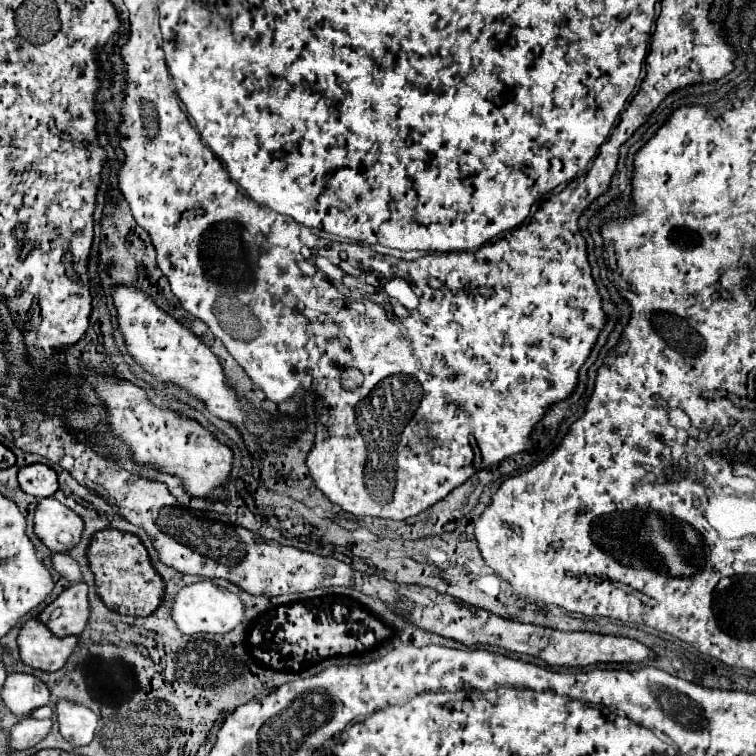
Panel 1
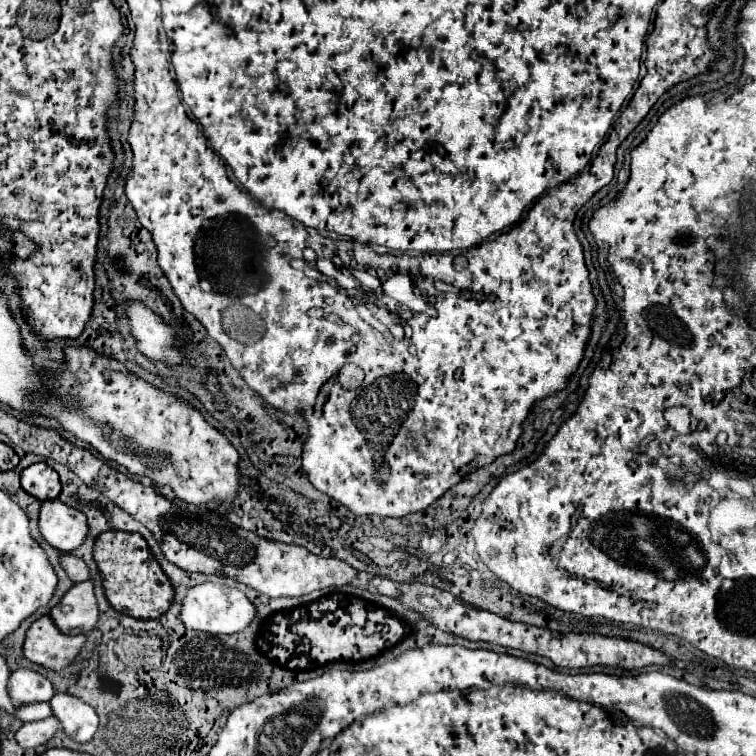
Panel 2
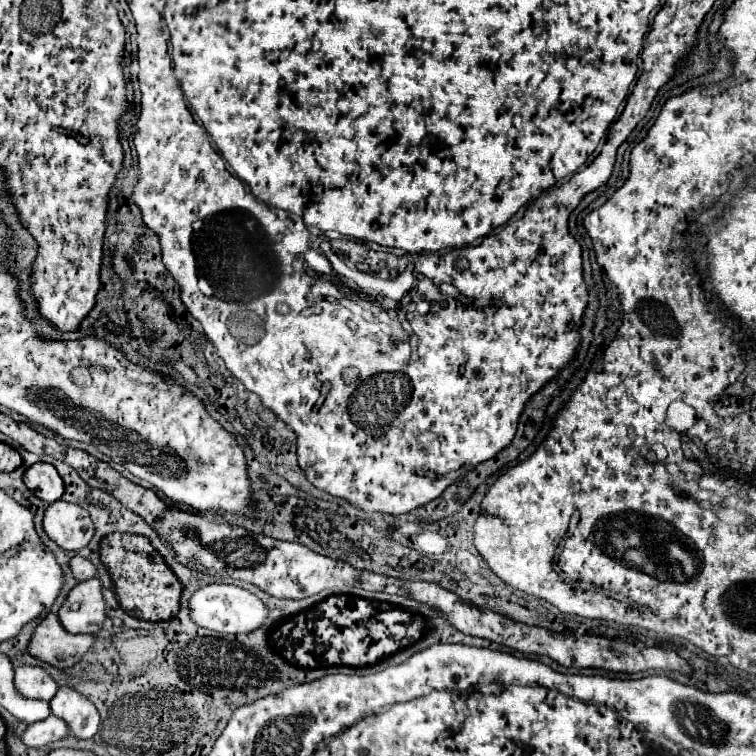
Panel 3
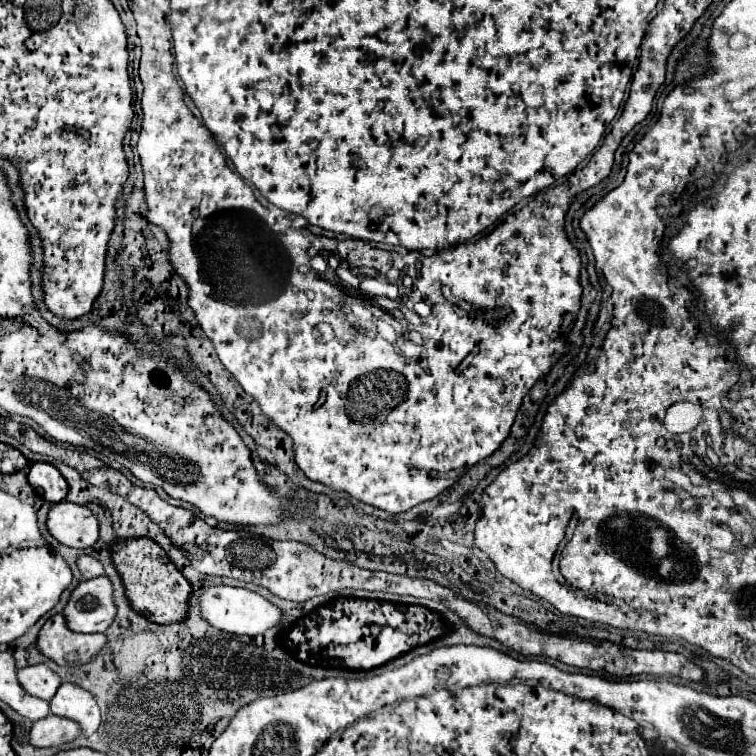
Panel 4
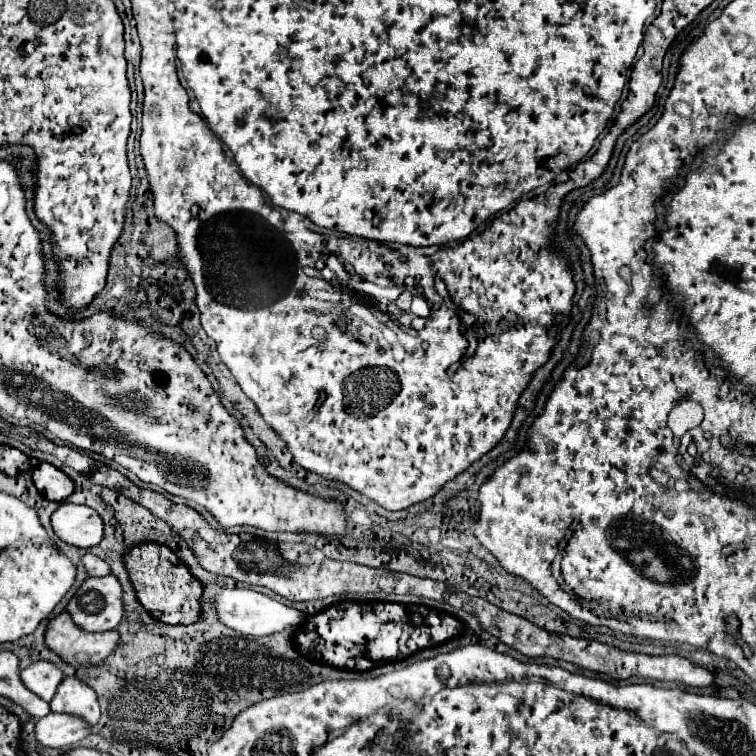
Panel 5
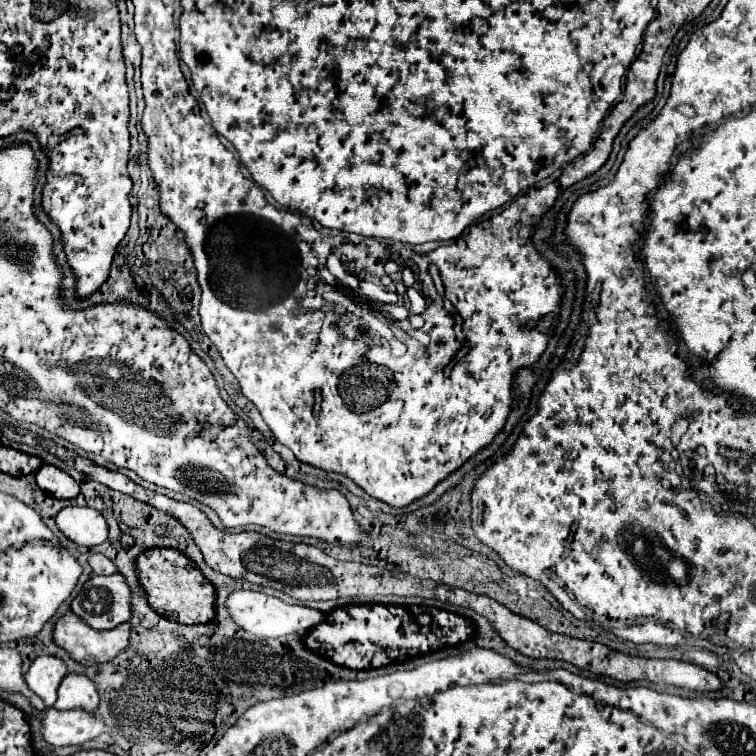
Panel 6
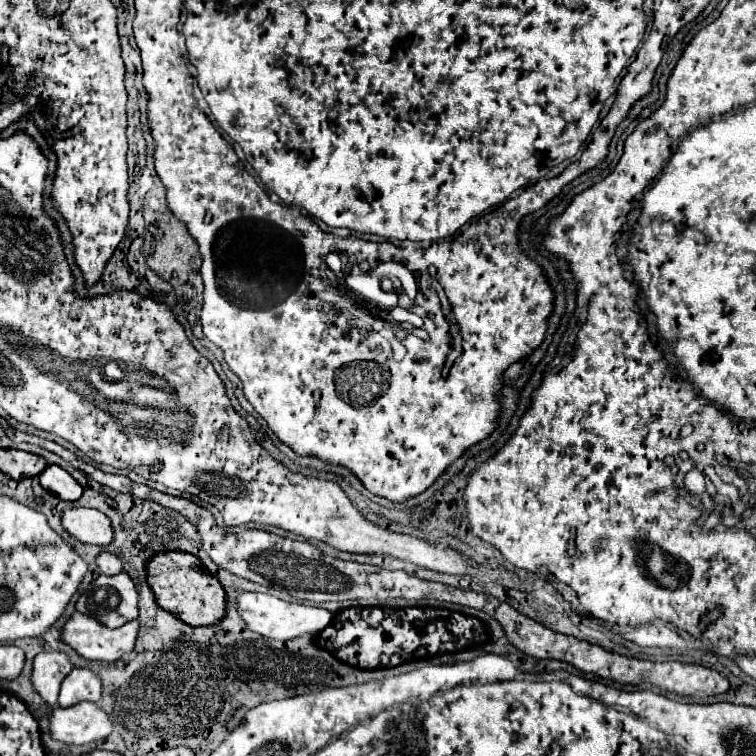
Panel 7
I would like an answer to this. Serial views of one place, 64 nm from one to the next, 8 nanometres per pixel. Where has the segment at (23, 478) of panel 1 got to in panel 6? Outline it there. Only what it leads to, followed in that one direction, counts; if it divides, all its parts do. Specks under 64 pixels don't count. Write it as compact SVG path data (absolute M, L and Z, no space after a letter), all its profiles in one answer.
M44 464L38 472L36 472L36 484L52 494L54 498L62 498L62 500L72 500L80 494L80 484L68 476L64 470L52 466L52 464Z

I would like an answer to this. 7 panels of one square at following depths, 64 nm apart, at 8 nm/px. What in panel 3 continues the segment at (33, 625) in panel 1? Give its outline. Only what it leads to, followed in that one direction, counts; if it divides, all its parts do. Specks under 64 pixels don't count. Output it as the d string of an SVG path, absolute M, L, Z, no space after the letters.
M48 614L34 630L28 652L56 668L72 668L92 648L96 636L70 634L64 630L56 614Z

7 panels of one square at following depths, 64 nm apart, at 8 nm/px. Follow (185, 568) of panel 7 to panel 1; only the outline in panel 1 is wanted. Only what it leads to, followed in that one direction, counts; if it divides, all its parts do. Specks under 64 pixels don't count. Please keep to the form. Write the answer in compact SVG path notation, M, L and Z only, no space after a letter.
M100 530L88 548L88 560L96 576L98 594L110 610L130 616L150 616L164 600L164 580L152 566L142 540L136 534L120 530Z

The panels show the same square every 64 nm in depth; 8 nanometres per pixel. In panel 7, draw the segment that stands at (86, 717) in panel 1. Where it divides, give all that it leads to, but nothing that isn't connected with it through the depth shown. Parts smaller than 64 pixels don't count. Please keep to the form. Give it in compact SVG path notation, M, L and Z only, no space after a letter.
M74 668L62 682L58 704L62 708L68 708L84 700L98 702L100 696L102 696L100 676L88 668Z

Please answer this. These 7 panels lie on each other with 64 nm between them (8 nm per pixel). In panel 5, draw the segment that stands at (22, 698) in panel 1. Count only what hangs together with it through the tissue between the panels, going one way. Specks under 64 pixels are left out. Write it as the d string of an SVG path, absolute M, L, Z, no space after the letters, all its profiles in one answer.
M48 660L30 664L26 670L22 670L20 676L22 676L24 686L46 702L50 702L54 698L56 688L64 678L62 670L54 662L48 662Z

